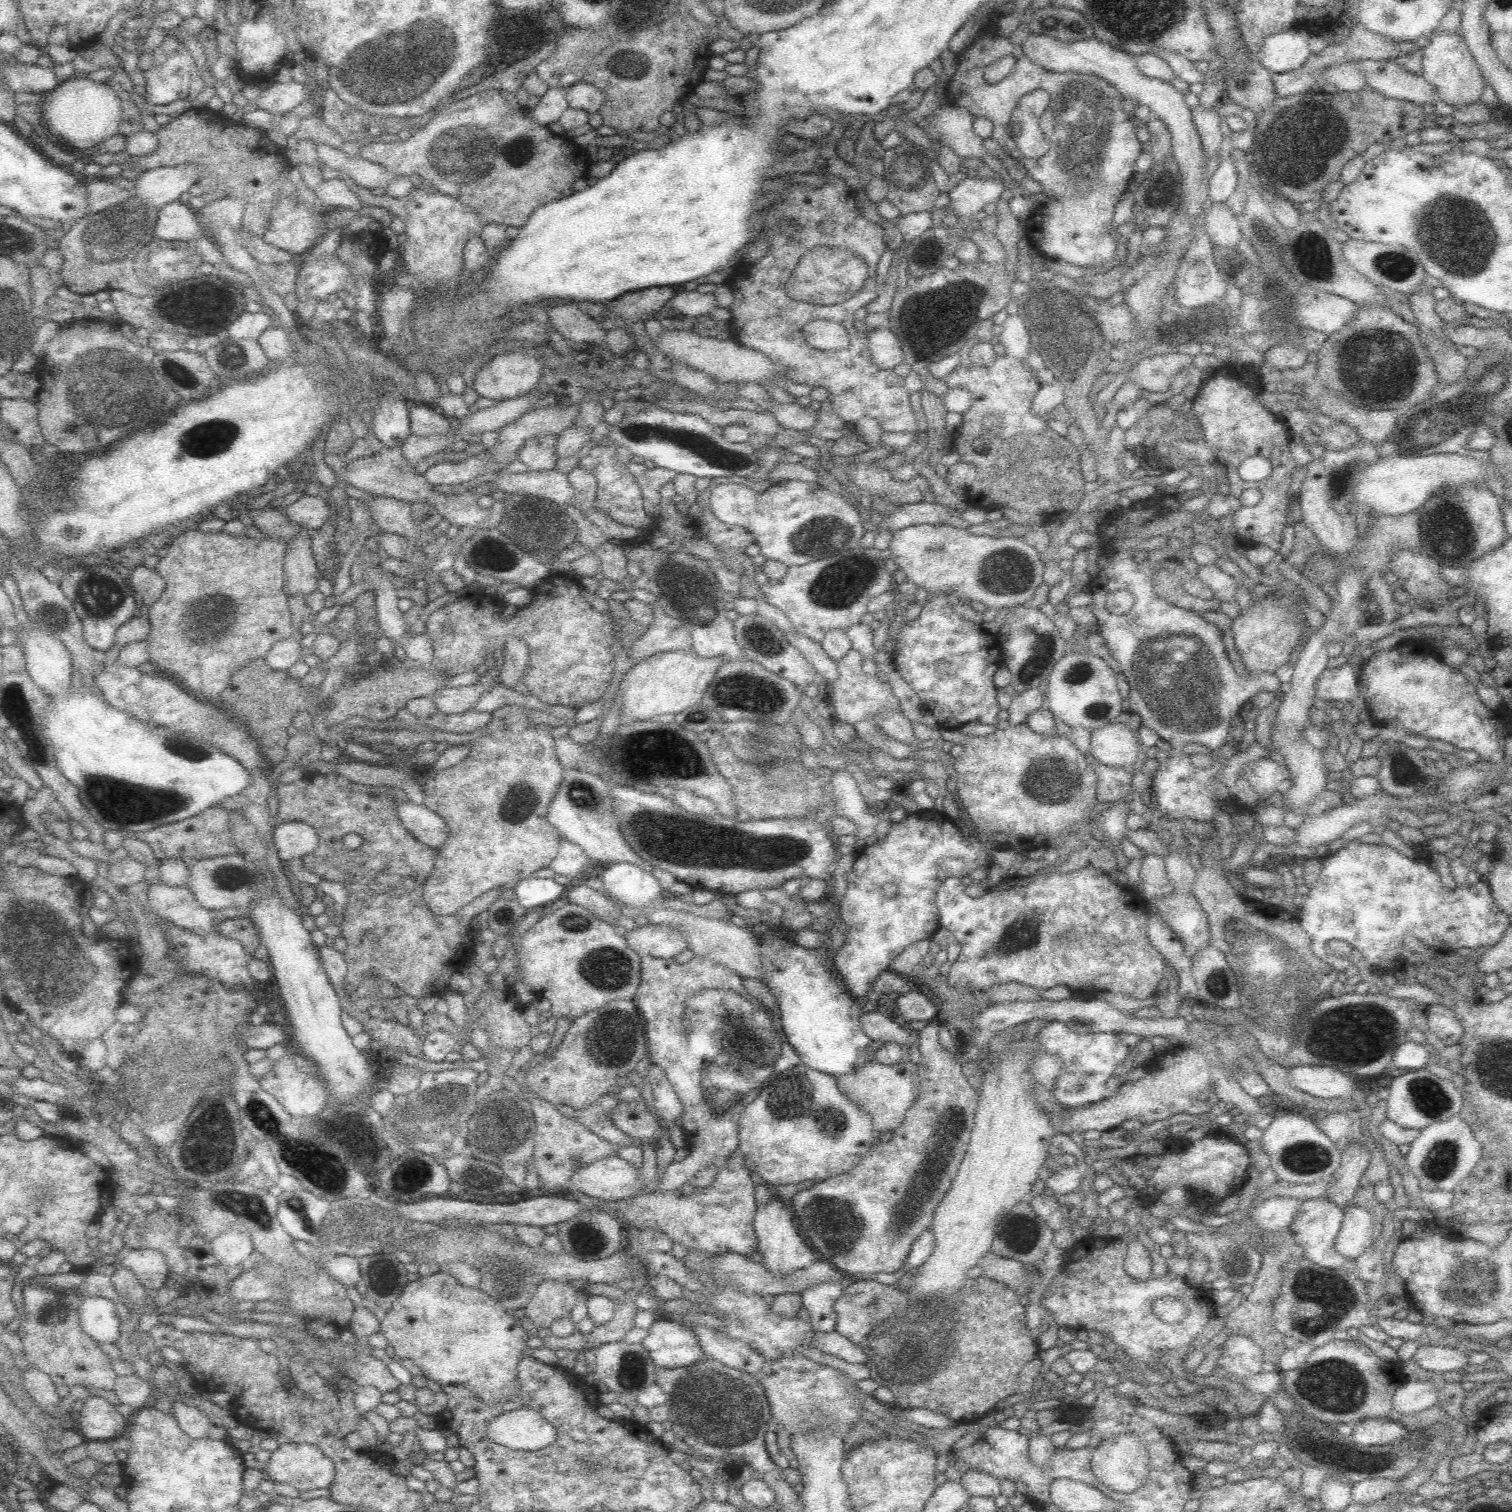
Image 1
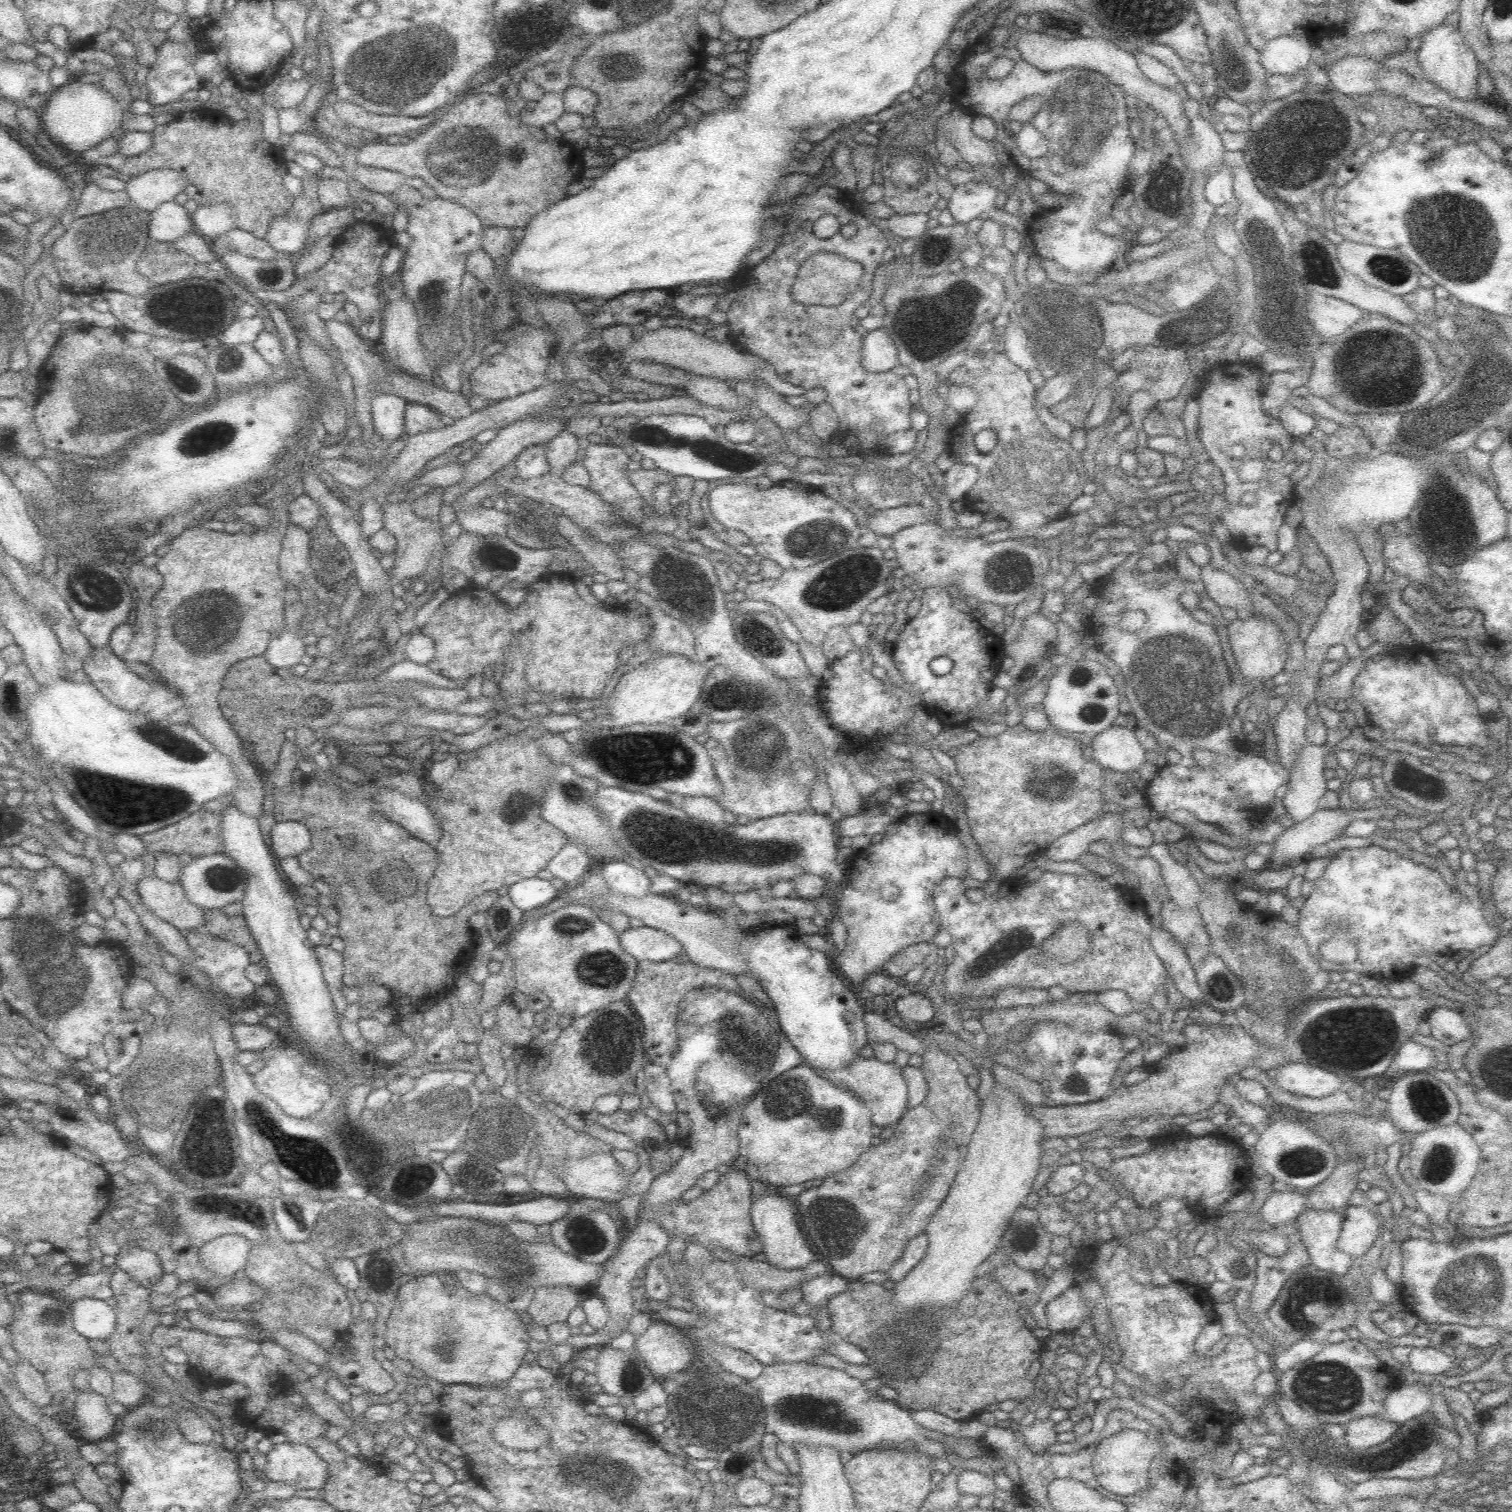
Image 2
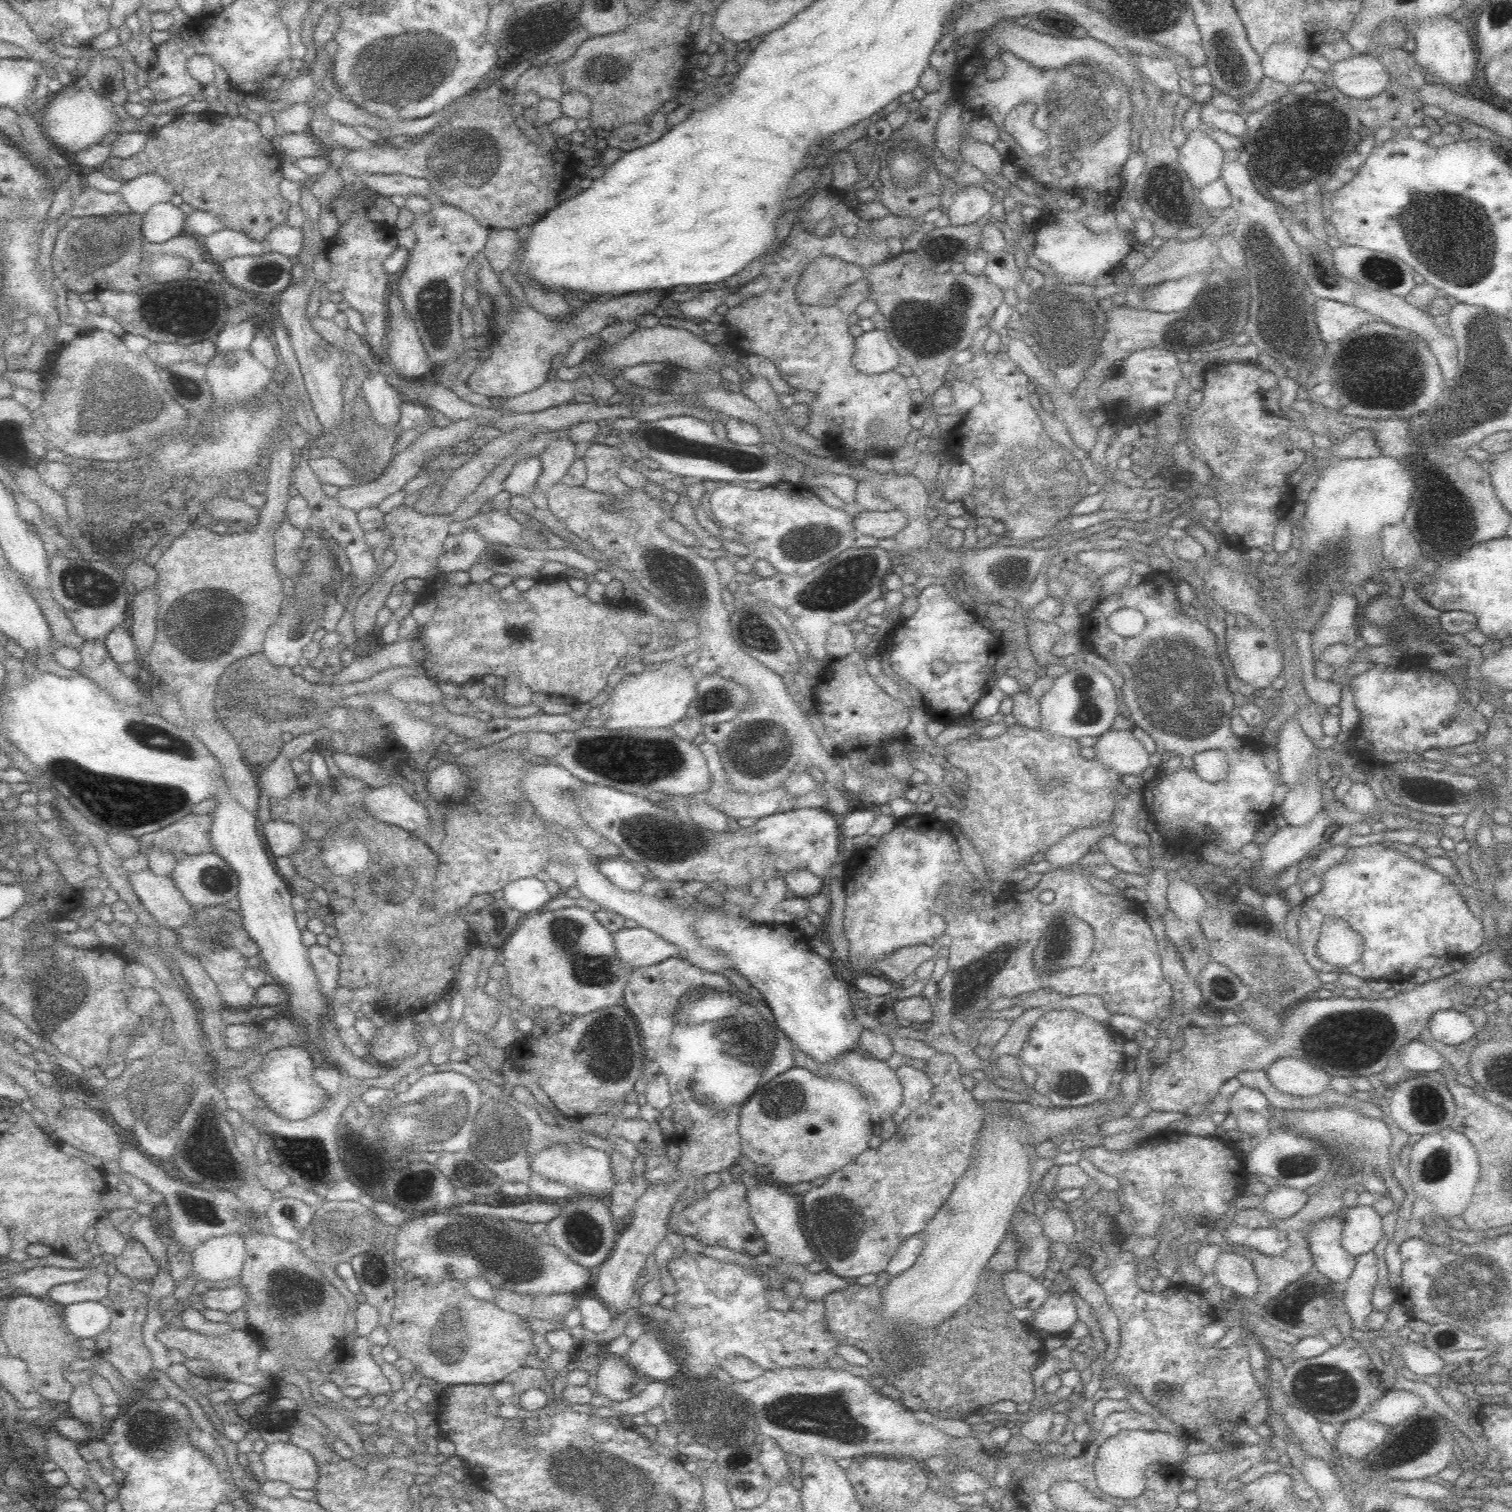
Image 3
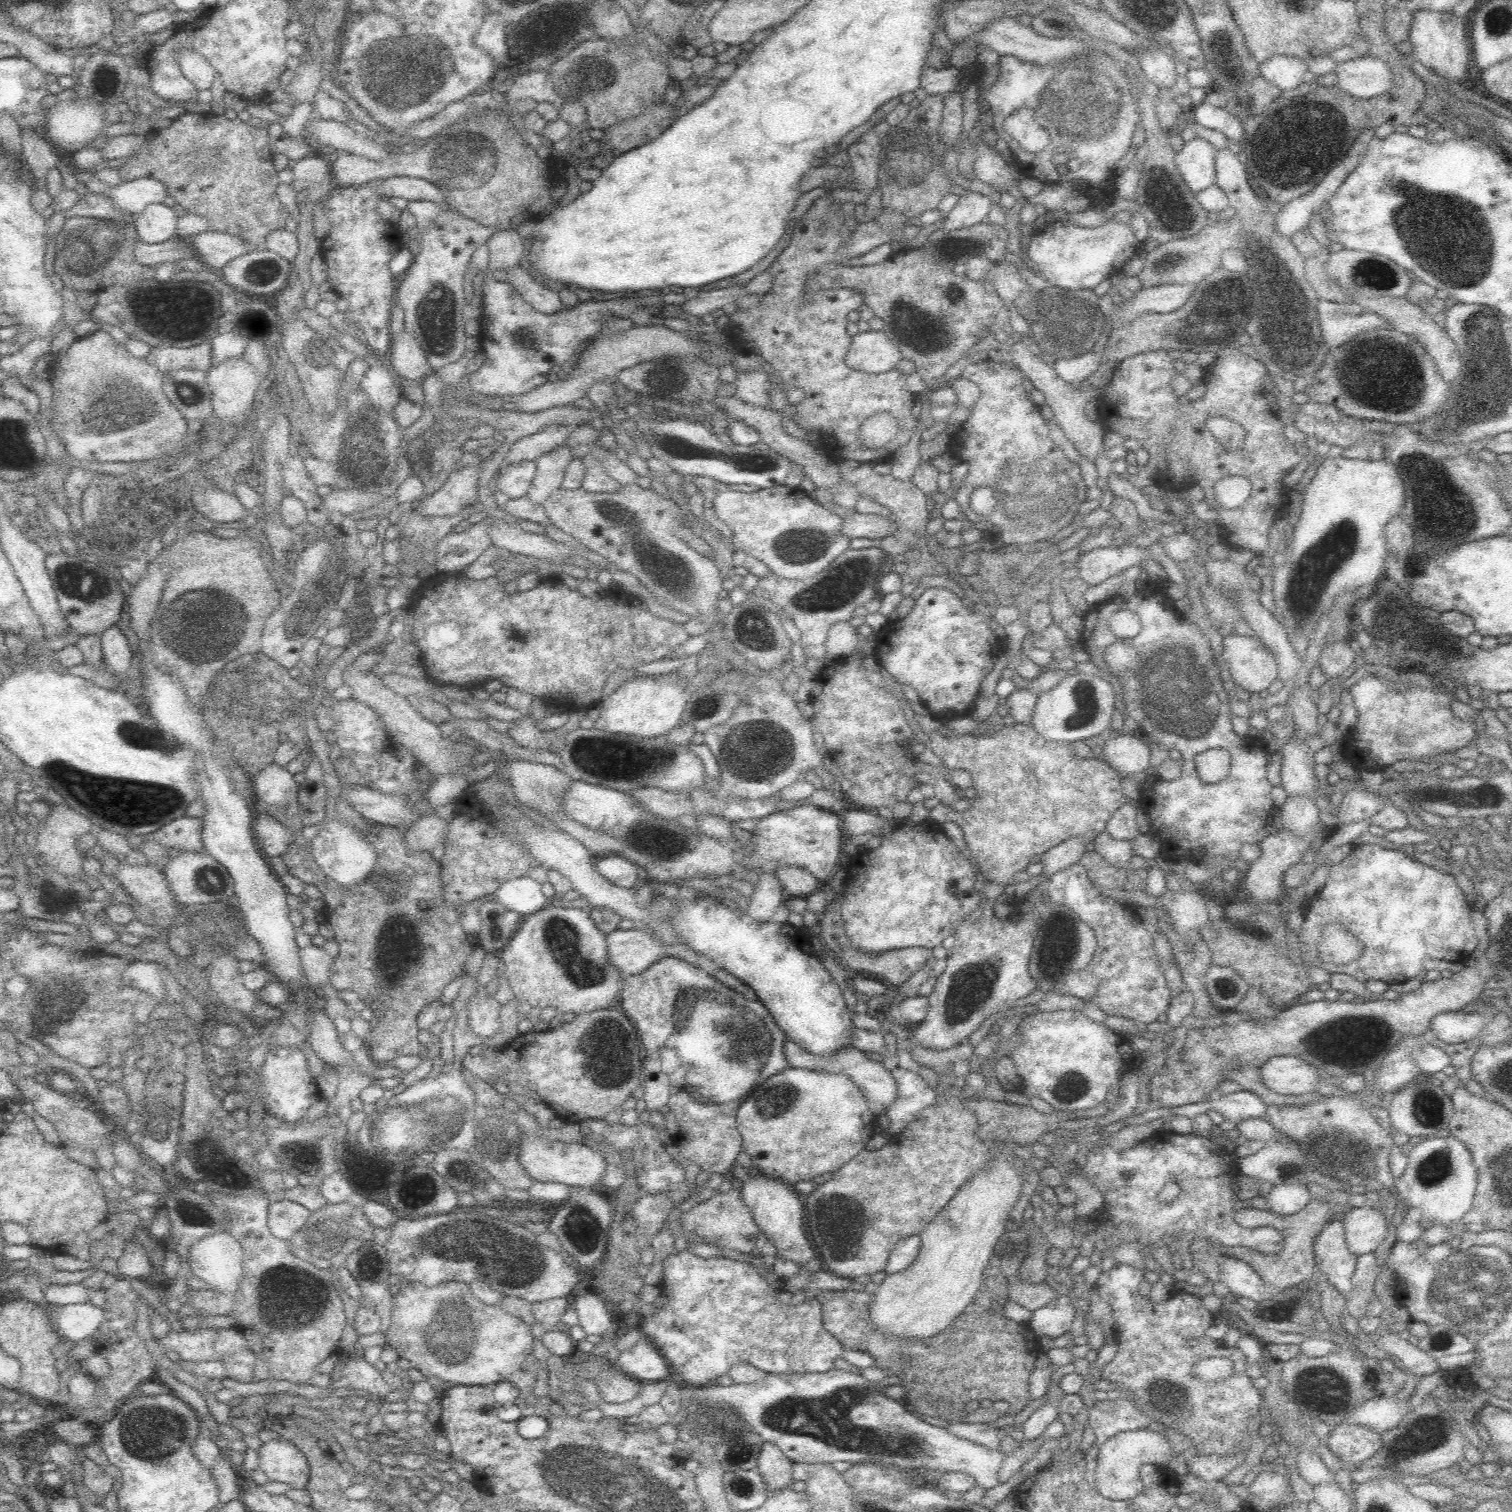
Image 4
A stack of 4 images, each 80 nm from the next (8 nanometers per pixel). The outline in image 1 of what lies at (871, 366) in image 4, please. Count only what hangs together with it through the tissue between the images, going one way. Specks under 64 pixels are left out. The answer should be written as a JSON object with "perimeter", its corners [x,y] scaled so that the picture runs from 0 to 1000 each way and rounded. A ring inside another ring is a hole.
{"perimeter":[[[584,215],[581,218],[577,218],[573,222],[574,232],[577,240],[584,245],[591,245],[591,243],[597,240],[597,229],[594,223]]]}

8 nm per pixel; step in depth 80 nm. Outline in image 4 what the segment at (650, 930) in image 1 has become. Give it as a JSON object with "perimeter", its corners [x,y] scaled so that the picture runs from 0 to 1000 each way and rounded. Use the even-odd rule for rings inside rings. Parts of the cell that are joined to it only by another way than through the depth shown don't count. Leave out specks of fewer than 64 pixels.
{"perimeter":[[[427,614],[406,614],[401,618],[401,632],[411,646],[426,643],[440,632],[440,624]]]}

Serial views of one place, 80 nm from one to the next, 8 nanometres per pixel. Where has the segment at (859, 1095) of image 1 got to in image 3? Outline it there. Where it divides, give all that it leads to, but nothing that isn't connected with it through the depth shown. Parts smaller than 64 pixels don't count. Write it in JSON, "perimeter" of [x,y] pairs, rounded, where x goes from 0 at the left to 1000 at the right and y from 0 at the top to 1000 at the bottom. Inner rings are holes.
{"perimeter":[[[528,693],[525,696],[525,705],[528,706],[534,706],[537,710],[541,710],[546,714],[557,714],[561,715],[567,720],[575,729],[575,740],[578,743],[583,743],[584,741],[590,740],[594,735],[597,728],[597,719],[593,712],[593,709],[587,705],[585,702],[580,701],[578,698],[571,699],[567,695],[562,696],[555,700],[555,702],[550,704],[544,704],[538,702],[538,700],[530,696]]]}

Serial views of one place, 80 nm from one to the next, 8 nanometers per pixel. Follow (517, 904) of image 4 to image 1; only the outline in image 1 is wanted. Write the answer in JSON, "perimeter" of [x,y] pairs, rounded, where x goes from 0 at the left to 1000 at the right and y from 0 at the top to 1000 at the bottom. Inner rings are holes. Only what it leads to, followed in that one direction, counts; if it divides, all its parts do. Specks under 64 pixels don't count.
{"perimeter":[[[358,577],[342,583],[340,591],[345,600],[353,602],[369,594],[373,595],[374,589],[373,585],[367,583],[364,578]]]}

